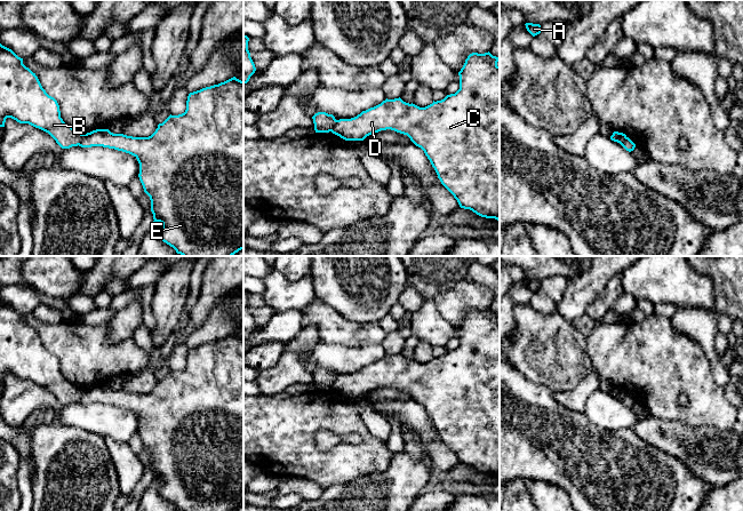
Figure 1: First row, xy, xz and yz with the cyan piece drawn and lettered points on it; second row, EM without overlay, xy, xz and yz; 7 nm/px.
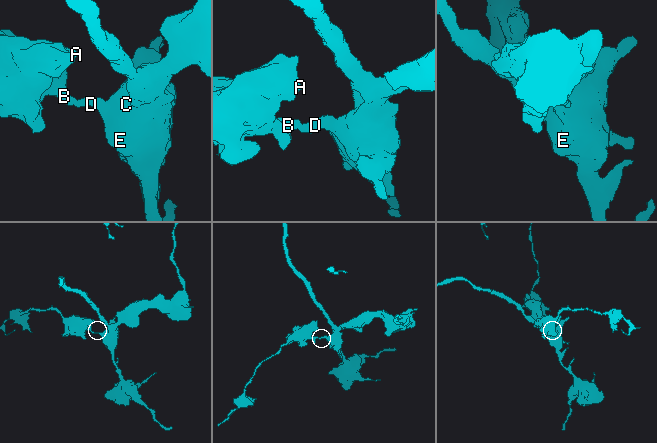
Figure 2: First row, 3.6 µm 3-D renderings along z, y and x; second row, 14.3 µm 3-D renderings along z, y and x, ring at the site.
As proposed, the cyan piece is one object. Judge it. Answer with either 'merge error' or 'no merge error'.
merge error

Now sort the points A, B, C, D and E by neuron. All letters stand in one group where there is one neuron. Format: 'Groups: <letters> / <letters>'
Groups: A B / C D E

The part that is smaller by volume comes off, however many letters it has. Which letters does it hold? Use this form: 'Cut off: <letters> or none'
Cut off: A, B

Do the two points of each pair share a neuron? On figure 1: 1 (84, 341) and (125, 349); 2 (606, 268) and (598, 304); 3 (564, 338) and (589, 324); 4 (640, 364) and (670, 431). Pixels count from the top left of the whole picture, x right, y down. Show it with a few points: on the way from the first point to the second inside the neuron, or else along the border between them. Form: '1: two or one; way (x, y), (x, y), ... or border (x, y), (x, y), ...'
1: one; way (94, 349), (114, 349)
2: two; border (618, 273), (609, 279), (585, 313)
3: two; border (570, 321), (585, 337)
4: two; border (650, 414), (666, 420), (680, 420), (690, 425)

